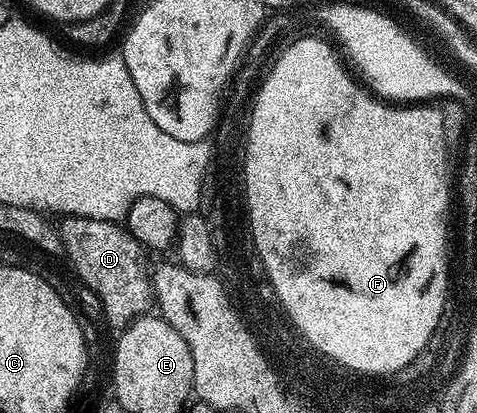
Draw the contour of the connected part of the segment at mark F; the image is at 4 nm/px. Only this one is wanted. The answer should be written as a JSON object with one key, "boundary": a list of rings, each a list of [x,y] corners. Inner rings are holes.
{"boundary":[[[293,41],[290,44],[291,53],[283,55],[283,61],[274,58],[271,74],[254,94],[255,106],[247,131],[243,173],[254,252],[267,272],[265,280],[271,285],[286,320],[303,329],[319,349],[327,349],[327,353],[339,357],[339,361],[347,361],[347,365],[355,365],[355,369],[371,369],[375,373],[379,373],[379,369],[395,369],[395,365],[403,365],[403,361],[427,341],[427,333],[431,333],[431,325],[435,325],[435,317],[439,317],[439,305],[443,305],[443,205],[447,205],[443,129],[439,129],[439,117],[435,117],[435,113],[391,113],[391,109],[371,105],[371,101],[339,73],[339,65],[331,61],[331,53],[327,53],[323,45],[307,42],[297,45]]]}

